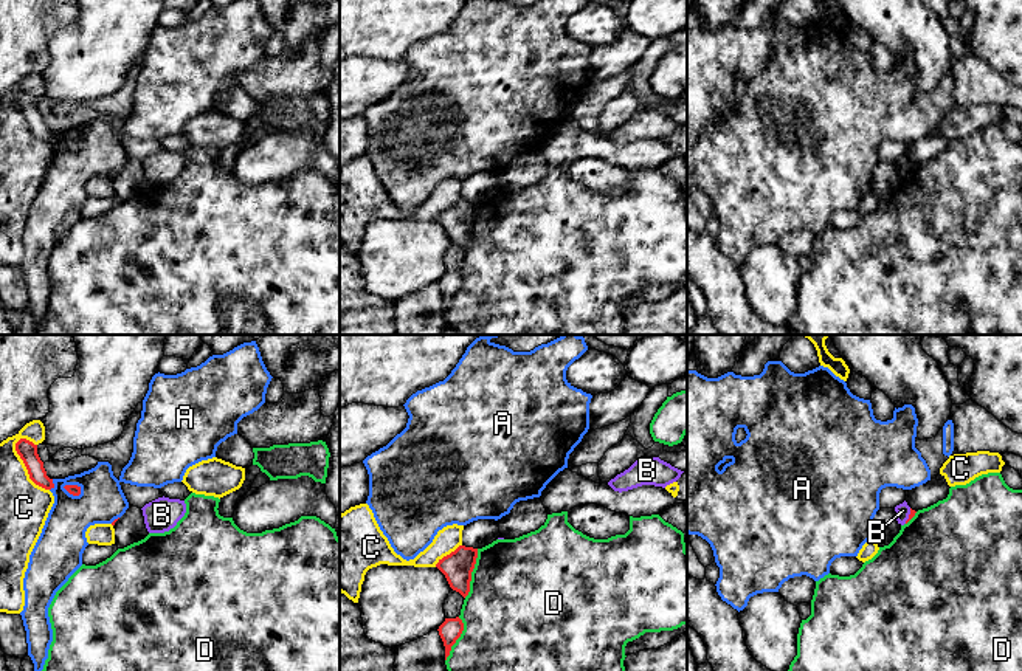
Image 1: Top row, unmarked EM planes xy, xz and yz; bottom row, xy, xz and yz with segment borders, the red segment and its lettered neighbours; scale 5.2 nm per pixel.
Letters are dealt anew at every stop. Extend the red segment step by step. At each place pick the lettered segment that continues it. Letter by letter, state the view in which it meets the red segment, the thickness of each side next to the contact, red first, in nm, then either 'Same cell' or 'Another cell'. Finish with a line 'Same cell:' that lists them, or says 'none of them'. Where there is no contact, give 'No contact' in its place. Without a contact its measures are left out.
A: Touches red in xy. Thickness 100 nm (red) against 220 nm. Another cell
B: Touches red in yz. Thickness 30 nm (red) against 80 nm. Another cell
C: Touches red in xy. Thickness 100 nm (red) against 260 nm. Another cell
D: Touches red in xz. Thickness 160 nm (red) against 480 nm. Another cell
Same cell: none of them

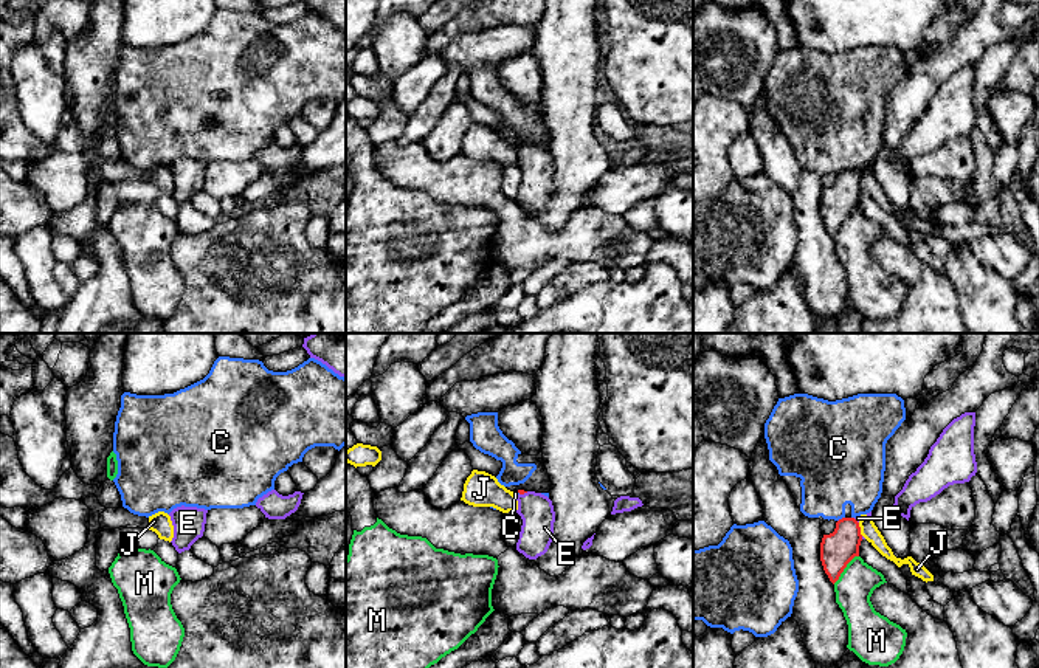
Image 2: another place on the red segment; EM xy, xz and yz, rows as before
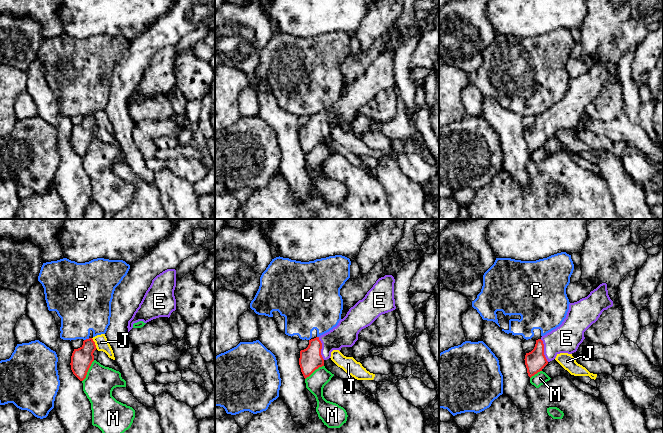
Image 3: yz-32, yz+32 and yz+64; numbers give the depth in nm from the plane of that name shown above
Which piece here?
C: Touches red in yz. Thickness 180 nm (red) against 360 nm. Another cell
E: Touches red in xz. Thickness 30 nm (red) against 180 nm. Same cell
J: Touches red in yz. Thickness 180 nm (red) against 90 nm. Another cell
M: Touches red in yz. Thickness 180 nm (red) against 190 nm. Another cell
Same cell: E

